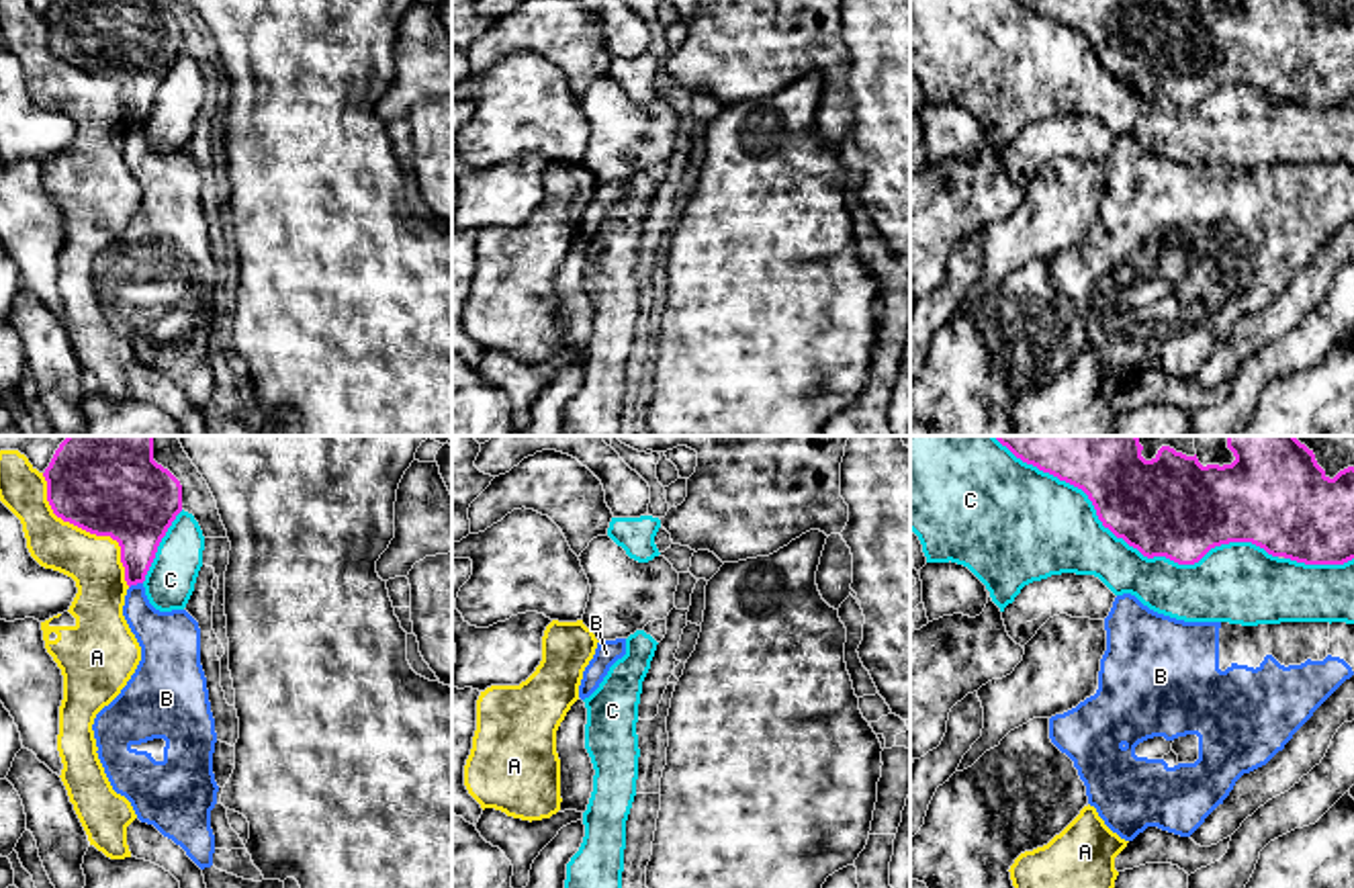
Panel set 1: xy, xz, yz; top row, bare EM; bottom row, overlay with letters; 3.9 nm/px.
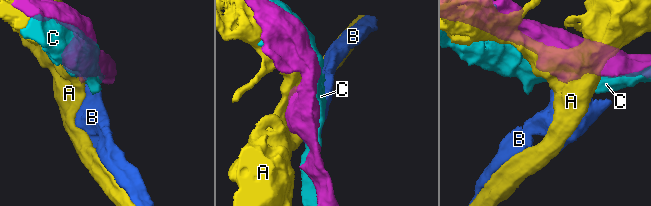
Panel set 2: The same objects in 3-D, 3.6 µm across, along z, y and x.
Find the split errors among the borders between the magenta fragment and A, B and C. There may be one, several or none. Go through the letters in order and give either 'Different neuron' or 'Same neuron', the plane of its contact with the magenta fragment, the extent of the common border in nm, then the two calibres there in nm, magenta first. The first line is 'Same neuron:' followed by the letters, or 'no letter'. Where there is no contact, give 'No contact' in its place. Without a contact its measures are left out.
Same neuron: no letter
A: Different neuron. Touches magenta in xy. Shared border 550 nm. Thickness 340 nm (magenta) against 220 nm
B: Different neuron. Touches magenta in xy. Shared border 60 nm. Thickness 240 nm (magenta) against 220 nm
C: Different neuron. Touches magenta in yz. Shared border 1100 nm. Thickness 400 nm (magenta) against 220 nm

